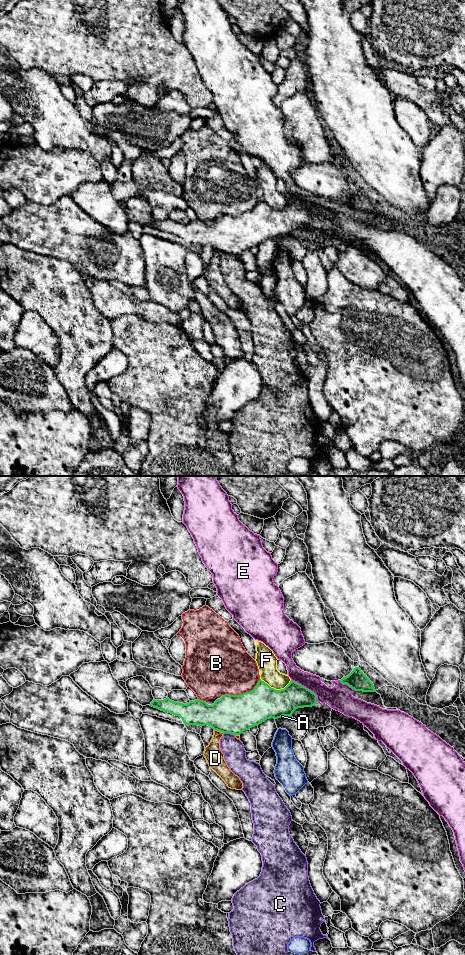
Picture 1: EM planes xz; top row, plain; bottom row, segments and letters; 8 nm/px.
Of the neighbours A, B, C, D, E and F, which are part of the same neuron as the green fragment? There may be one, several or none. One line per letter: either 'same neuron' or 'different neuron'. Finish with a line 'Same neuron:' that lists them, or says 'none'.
A: different neuron
B: different neuron
C: different neuron
D: different neuron
E: different neuron
F: different neuron
Same neuron: none

